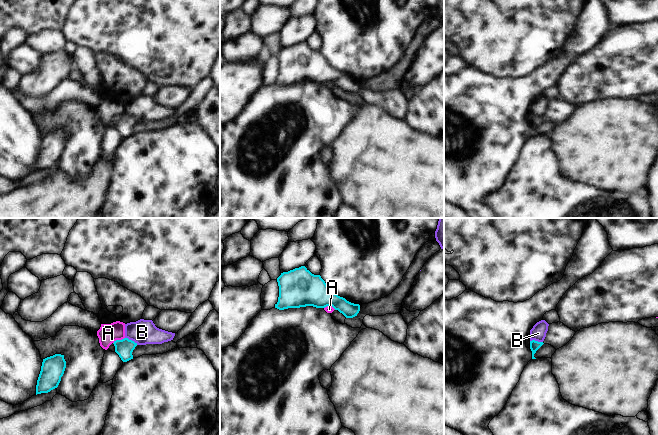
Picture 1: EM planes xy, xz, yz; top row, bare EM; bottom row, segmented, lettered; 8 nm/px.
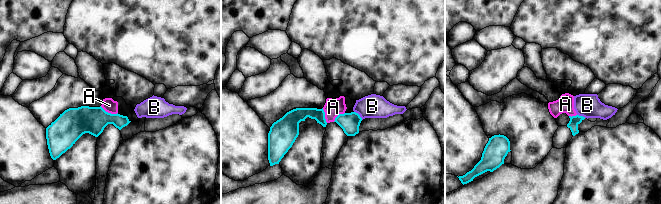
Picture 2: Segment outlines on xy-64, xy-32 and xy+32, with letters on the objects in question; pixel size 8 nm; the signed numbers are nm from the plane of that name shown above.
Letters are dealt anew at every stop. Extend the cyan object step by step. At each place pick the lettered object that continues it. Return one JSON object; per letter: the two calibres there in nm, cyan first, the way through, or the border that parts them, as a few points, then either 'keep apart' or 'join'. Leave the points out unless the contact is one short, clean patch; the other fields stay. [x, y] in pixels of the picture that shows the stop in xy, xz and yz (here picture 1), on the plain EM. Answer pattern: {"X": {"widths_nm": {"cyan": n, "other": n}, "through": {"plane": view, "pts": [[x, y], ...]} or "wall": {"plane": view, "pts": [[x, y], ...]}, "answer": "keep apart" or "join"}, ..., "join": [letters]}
{"A": {"widths_nm": {"cyan": 140, "other": 160}, "wall": {"plane": "xy", "pts": [[124, 113], [113, 119]]}, "answer": "keep apart"}, "B": {"widths_nm": {"cyan": 140, "other": 200}, "wall": {"plane": "xy", "pts": [[125, 113], [137, 120]]}, "answer": "keep apart"}, "join": []}

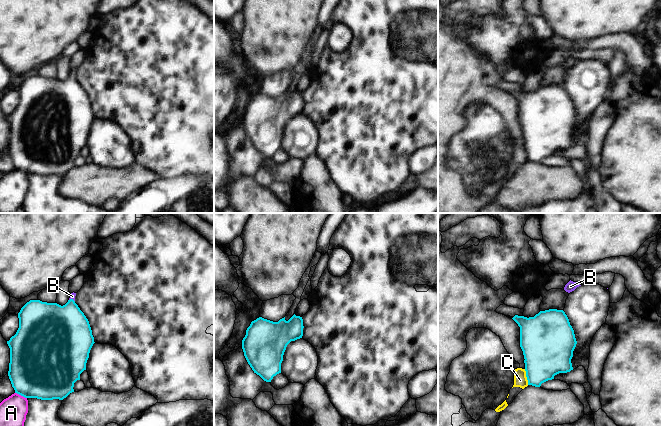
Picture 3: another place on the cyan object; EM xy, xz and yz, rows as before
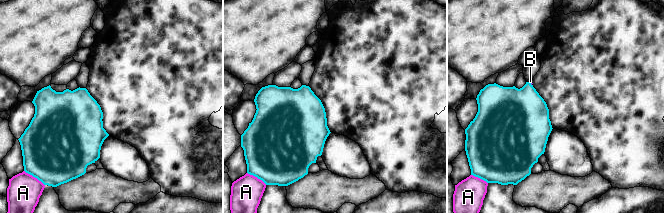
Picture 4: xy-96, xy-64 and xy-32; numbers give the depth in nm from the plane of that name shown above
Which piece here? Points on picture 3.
{"A": {"widths_nm": {"cyan": 460, "other": 220}, "wall": {"plane": "xy", "pts": [[15, 168], [26, 174]]}, "answer": "keep apart"}, "B": {"widths_nm": {"cyan": 380, "other": 50}, "through": {"plane": "xy", "pts": [[65, 105], [72, 75], [72, 72]]}, "answer": "join"}, "C": {"widths_nm": {"cyan": 380, "other": 110}, "wall": {"plane": "yz", "pts": [[524, 145], [528, 160]]}, "answer": "keep apart"}, "join": ["B"]}

